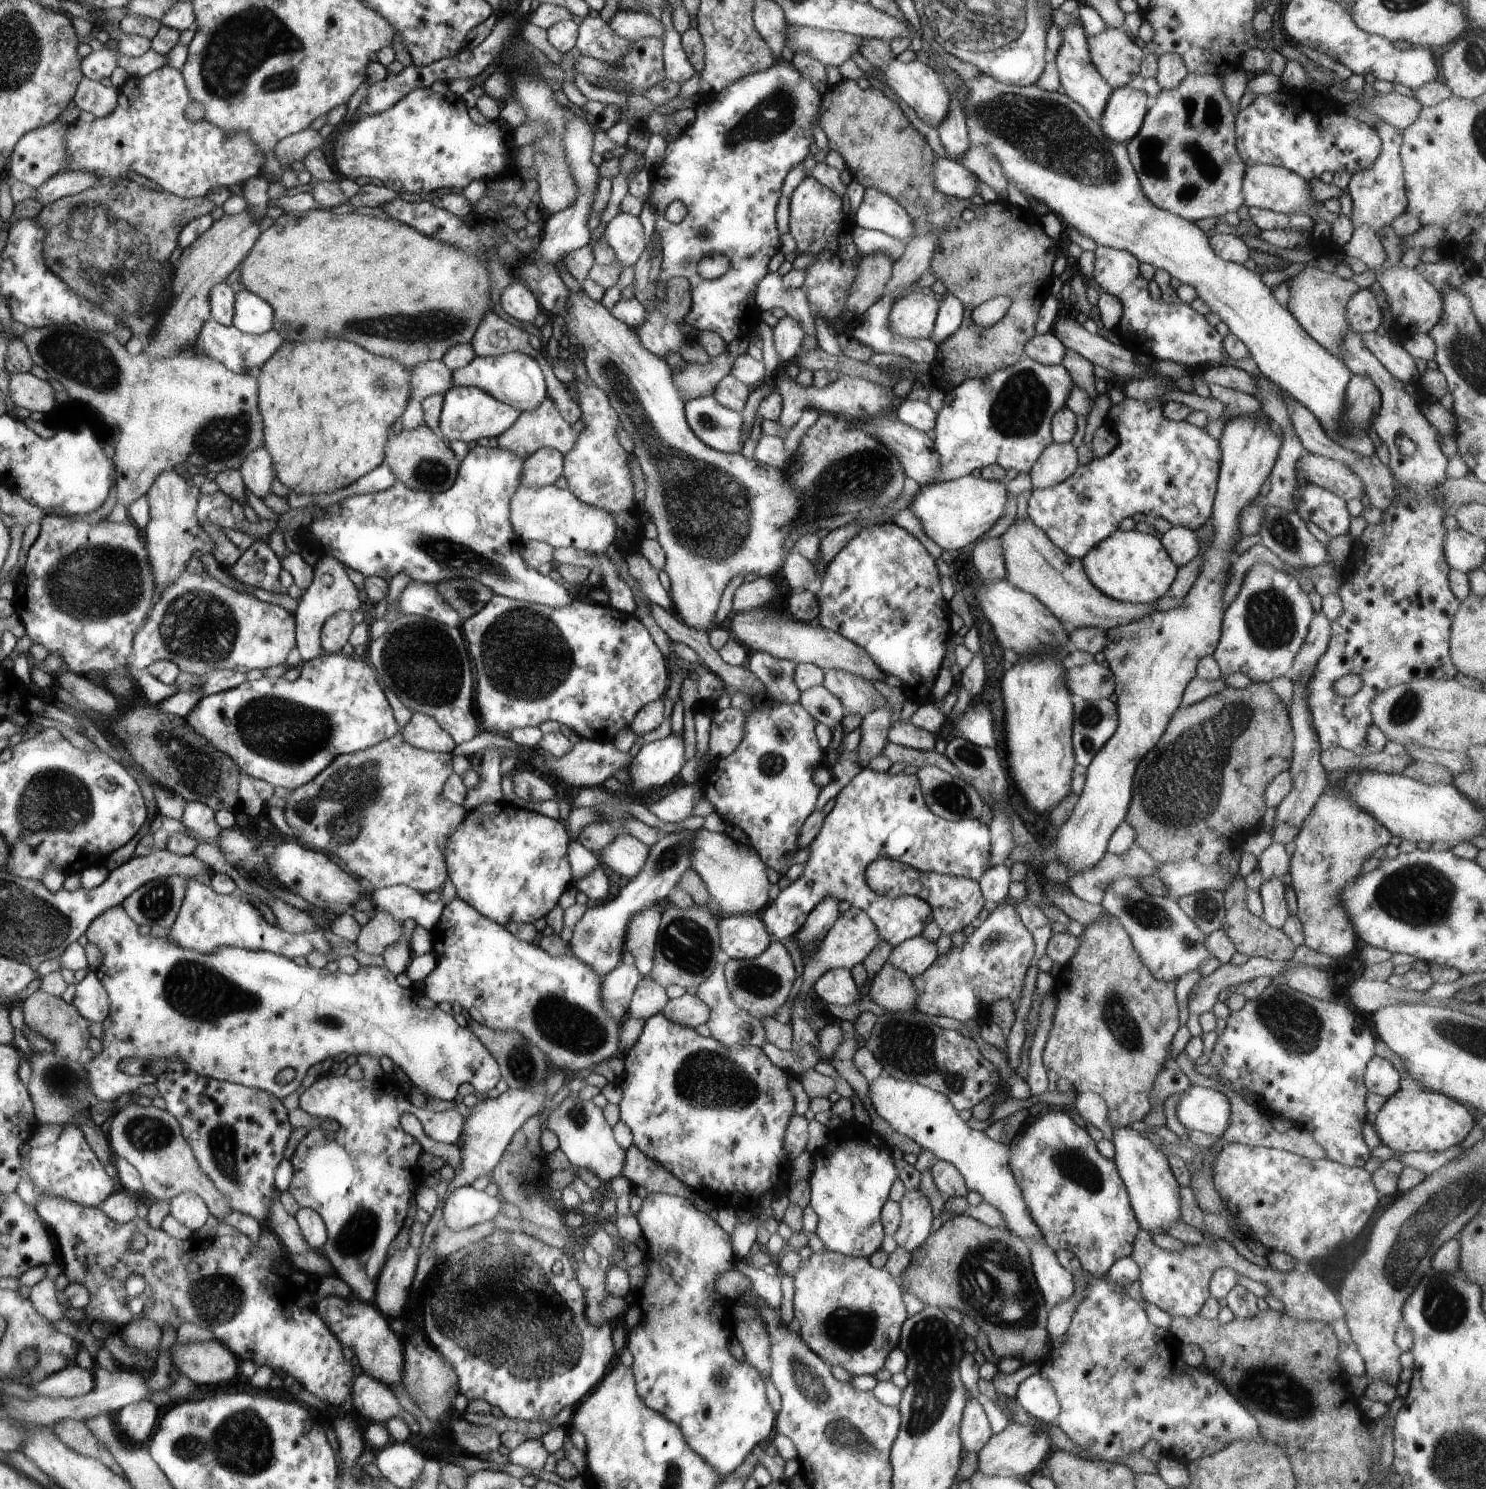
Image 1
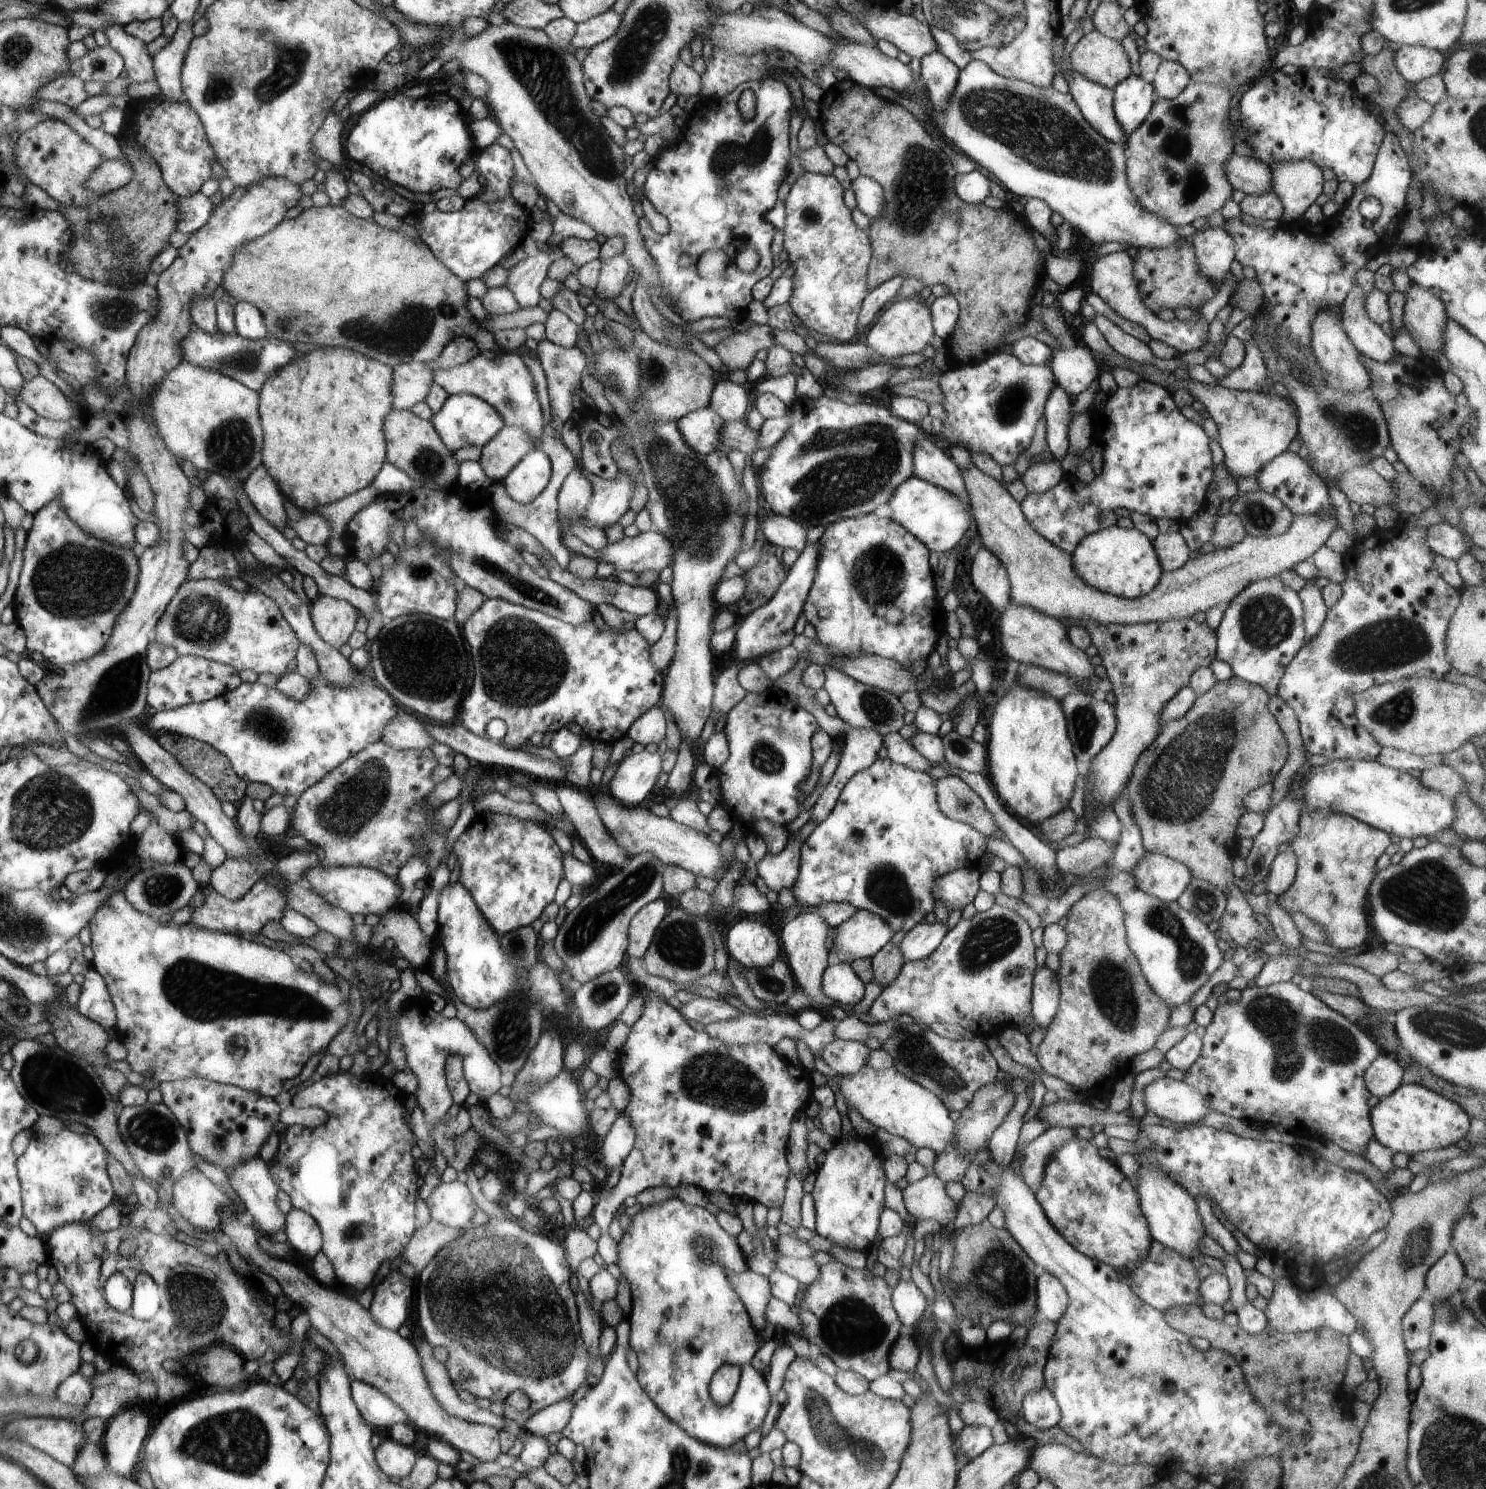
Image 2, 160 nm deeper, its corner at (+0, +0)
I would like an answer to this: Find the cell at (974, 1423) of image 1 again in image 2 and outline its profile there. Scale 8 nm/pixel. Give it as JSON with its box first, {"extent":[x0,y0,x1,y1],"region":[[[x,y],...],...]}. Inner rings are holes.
{"extent":[951,1426,993,1462],"region":[[[966,1426],[958,1433],[951,1434],[951,1443],[955,1453],[963,1453],[969,1462],[980,1456],[987,1448],[993,1445],[991,1428]]]}

